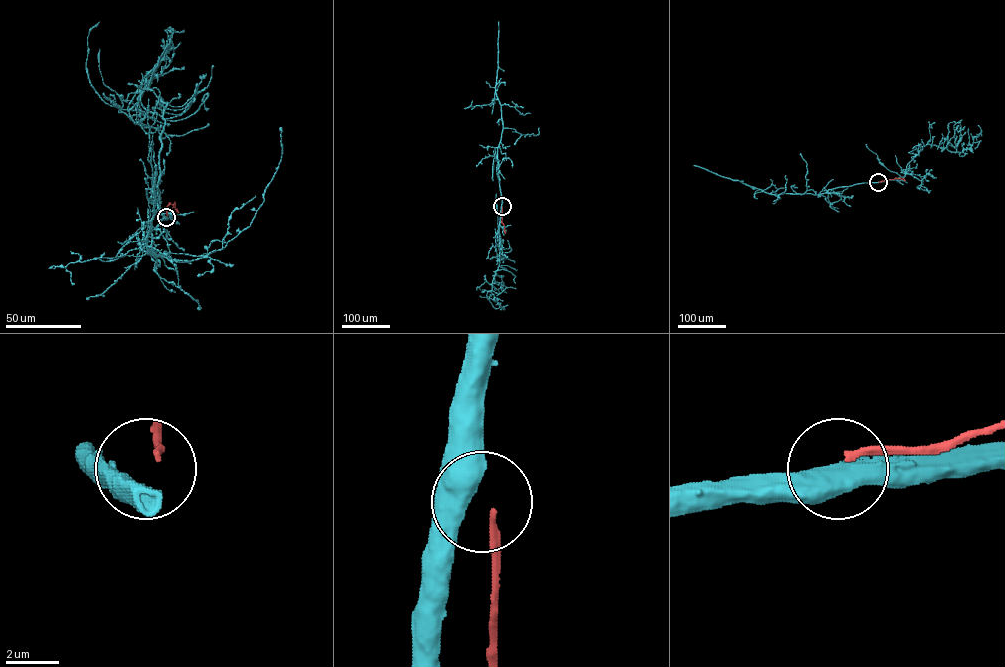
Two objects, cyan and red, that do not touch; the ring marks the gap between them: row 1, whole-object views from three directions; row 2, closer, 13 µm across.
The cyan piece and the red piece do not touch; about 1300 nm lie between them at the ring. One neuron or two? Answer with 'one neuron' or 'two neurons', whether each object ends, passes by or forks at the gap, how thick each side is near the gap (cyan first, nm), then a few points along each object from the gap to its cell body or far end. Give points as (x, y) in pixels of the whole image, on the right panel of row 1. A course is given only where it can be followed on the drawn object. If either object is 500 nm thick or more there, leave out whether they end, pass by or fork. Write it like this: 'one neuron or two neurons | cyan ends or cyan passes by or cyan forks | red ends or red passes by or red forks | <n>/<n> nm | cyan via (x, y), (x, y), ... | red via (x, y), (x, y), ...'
two neurons | 850/240 nm | cyan via (878, 182), (837, 187), (818, 194), (772, 194), (693, 165) | red via (878, 182), (904, 179)

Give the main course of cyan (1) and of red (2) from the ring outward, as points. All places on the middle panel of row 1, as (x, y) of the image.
1: (502, 206), (497, 167), (502, 128), (495, 90), (499, 21)
2: (502, 206), (505, 232)

